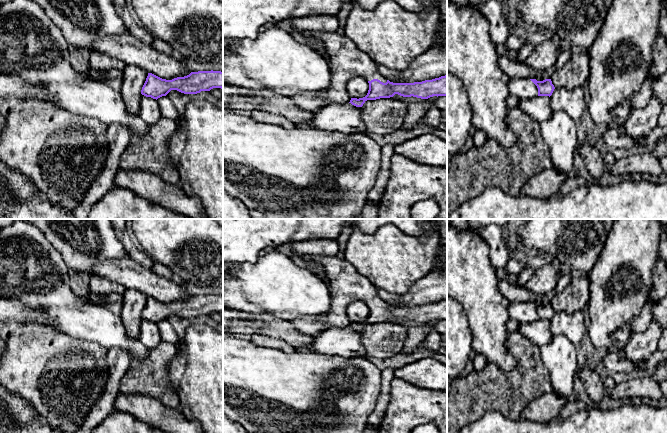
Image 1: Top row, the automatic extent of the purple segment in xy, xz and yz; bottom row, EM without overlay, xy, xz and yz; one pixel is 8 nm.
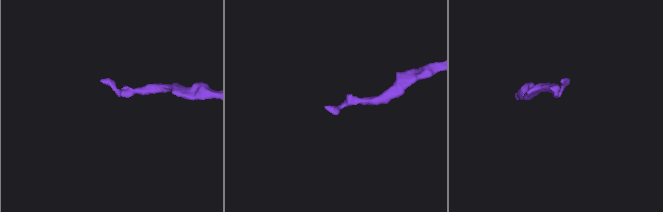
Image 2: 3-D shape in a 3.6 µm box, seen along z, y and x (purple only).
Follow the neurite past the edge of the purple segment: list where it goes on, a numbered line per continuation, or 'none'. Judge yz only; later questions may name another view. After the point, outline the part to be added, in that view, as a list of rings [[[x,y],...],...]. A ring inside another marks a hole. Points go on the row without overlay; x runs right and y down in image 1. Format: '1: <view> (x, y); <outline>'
1: yz (524, 312); [[[510,302],[508,313],[511,319],[522,323],[532,323],[538,320],[538,312],[530,302]]]

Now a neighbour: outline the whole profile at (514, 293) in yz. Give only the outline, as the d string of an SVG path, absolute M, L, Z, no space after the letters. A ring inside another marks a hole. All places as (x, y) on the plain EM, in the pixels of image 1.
M565 270L564 274L559 277L556 287L551 292L543 295L532 293L526 287L517 286L515 283L509 283L500 278L499 289L510 302L530 302L543 305L545 303L551 303L552 300L567 287L572 280L570 272L570 270Z

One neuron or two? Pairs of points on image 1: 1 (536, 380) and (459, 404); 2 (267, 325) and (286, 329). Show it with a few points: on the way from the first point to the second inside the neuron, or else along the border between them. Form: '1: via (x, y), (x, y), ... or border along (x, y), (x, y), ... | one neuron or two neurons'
1: via (517, 388), (514, 390), (484, 390), (478, 393) | one neuron
2: via (272, 326), (281, 329) | one neuron

